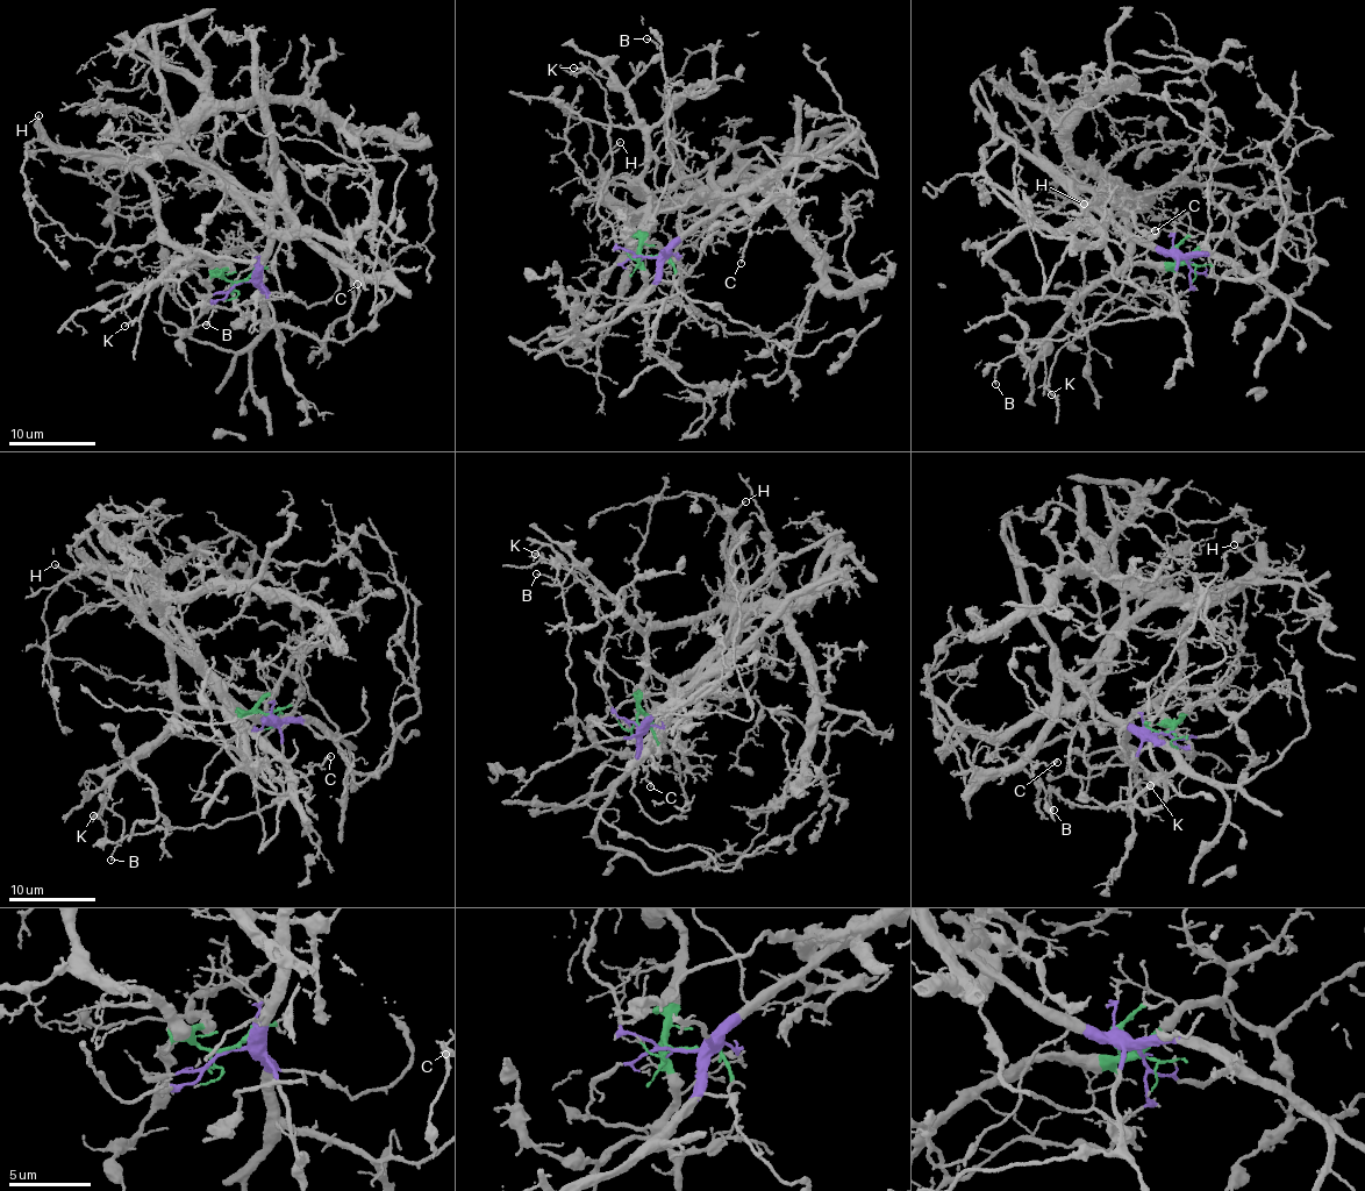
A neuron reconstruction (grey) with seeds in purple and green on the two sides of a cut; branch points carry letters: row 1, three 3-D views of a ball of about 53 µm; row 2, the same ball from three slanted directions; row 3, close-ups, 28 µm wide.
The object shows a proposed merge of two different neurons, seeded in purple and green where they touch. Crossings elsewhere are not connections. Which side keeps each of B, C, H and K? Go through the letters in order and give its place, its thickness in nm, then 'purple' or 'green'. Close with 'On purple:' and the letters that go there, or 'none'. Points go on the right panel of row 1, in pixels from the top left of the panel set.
B: place (995, 384); calibre 120 nm; purple
C: place (1155, 230); calibre 160 nm; purple
H: place (1084, 204); calibre 160 nm; purple
K: place (1051, 394); calibre 120 nm; green
On purple: B, C, H

